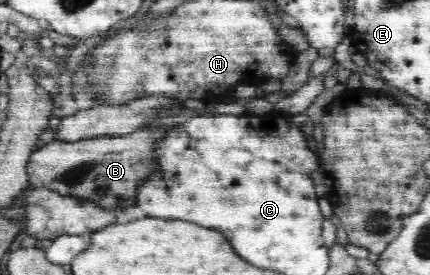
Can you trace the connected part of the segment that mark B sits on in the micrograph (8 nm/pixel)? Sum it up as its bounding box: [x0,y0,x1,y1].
[28,131,162,211]

